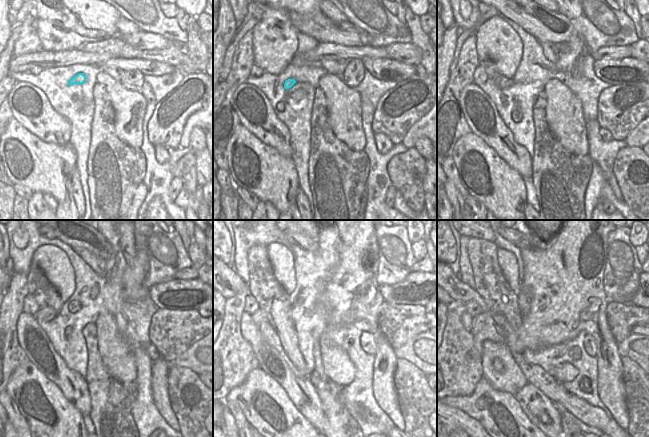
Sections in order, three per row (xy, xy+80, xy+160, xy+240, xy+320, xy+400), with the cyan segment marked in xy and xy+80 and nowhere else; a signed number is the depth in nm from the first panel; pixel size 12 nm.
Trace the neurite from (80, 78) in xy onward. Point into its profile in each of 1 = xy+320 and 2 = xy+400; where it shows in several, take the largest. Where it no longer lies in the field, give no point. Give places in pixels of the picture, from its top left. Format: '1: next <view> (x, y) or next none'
1: next xy+320 (260, 316)
2: next xy+400 (478, 322)

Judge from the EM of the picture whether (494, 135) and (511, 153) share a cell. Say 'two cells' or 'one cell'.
one cell

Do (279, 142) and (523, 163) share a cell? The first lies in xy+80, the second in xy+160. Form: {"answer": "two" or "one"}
{"answer": "one"}

